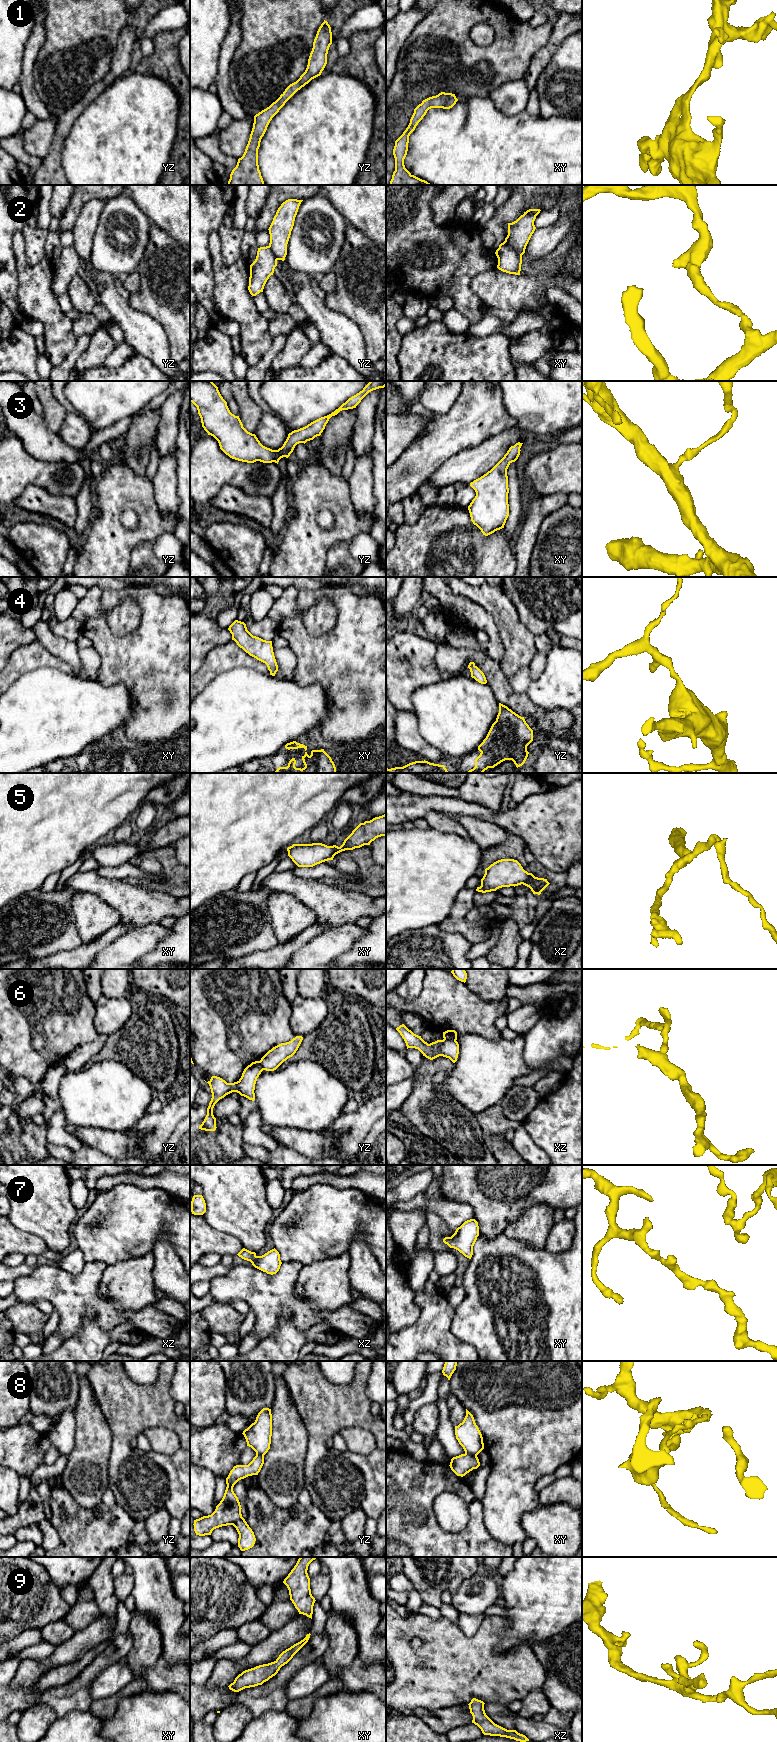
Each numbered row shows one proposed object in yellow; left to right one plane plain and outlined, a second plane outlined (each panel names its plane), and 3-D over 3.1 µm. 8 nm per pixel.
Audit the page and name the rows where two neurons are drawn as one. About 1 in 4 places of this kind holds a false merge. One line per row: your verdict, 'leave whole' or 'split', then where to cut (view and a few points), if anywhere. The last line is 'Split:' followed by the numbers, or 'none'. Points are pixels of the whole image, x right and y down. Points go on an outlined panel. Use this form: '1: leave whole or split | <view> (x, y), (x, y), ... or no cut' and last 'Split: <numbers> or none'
1: leave whole | no cut
2: split | xy (504, 241), (521, 255)
3: leave whole | no cut
4: leave whole | no cut
5: leave whole | no cut
6: split | xz (444, 1038), (455, 1040)
7: leave whole | no cut
8: split | xy (465, 1452), (476, 1456)
9: leave whole | no cut
Split: 2, 6, 8

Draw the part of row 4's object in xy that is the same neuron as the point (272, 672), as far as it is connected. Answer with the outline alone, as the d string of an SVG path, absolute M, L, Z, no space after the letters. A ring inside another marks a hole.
M235 620L228 628L232 634L232 640L250 656L265 663L270 675L275 676L278 665L274 656L272 641L266 641L253 636L244 622Z

